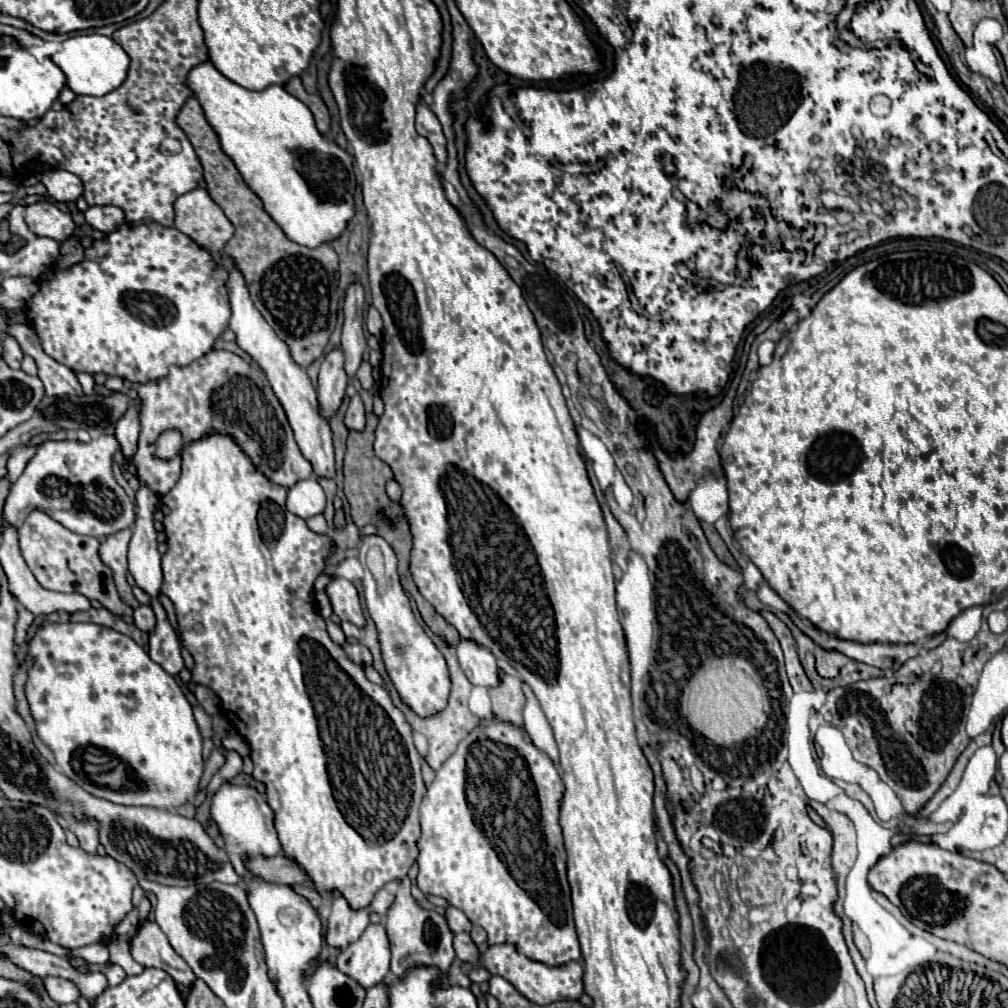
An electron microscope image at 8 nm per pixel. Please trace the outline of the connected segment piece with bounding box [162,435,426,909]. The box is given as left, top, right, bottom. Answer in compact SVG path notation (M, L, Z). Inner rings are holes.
M212 435L202 441L190 443L182 455L182 475L180 475L176 487L162 497L162 503L168 505L168 509L170 509L170 515L164 517L168 551L162 557L162 567L164 567L162 593L172 601L176 619L178 619L180 641L194 657L196 665L192 671L192 681L210 687L220 697L222 713L250 745L250 757L254 761L252 775L266 785L268 803L276 813L276 831L278 831L280 843L284 847L284 853L290 855L292 859L296 859L308 871L308 875L314 881L316 891L334 889L340 895L344 895L354 909L362 909L362 907L370 905L370 901L378 889L382 889L392 879L394 881L402 879L418 857L418 839L422 833L418 809L420 809L420 801L426 793L426 785L420 775L422 757L414 747L412 729L410 729L404 713L398 707L394 707L390 693L384 687L374 685L366 679L362 665L352 663L348 659L348 655L344 653L344 649L330 639L322 615L316 613L314 581L326 569L326 557L336 553L336 543L328 535L314 533L302 517L286 511L286 493L288 491L284 487L272 483L270 479L264 479L264 475L260 475L256 471L256 467L252 467L252 463L248 463L248 457L240 451L240 447L236 447L236 443L232 443L232 439L228 439L228 435ZM322 717L326 717L330 723L320 721ZM334 785L344 785L344 789L342 789L344 791L344 811L338 805ZM344 815L358 815L358 829L354 825L350 825ZM358 831L374 831L374 841L364 839Z

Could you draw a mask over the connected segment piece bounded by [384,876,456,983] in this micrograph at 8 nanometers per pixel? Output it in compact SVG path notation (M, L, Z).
M408 876L400 881L396 899L390 905L384 921L392 949L392 973L400 975L400 971L406 971L406 967L412 967L412 963L432 963L434 967L440 967L440 971L444 971L444 983L448 983L448 967L456 959L452 947L454 933L450 931L446 917L442 917L436 911L428 911L420 907L420 903L410 893L411 885Z

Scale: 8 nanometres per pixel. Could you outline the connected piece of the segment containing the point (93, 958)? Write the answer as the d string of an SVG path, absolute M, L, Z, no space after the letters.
M94 943L94 945L80 947L80 949L72 949L66 955L66 959L72 959L72 957L80 957L86 963L92 963L92 965L104 965L108 961L108 949L102 943Z

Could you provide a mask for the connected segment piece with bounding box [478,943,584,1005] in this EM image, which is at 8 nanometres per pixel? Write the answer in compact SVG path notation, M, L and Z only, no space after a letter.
M504 943L504 945L492 945L488 951L482 953L482 961L478 967L486 967L488 971L492 971L494 975L500 975L504 979L508 979L526 999L538 1003L538 1005L550 1005L554 1001L566 1001L566 999L580 999L584 993L584 985L582 985L582 963L580 961L568 961L564 965L558 967L550 967L546 963L528 959L526 955L522 955L514 945Z

